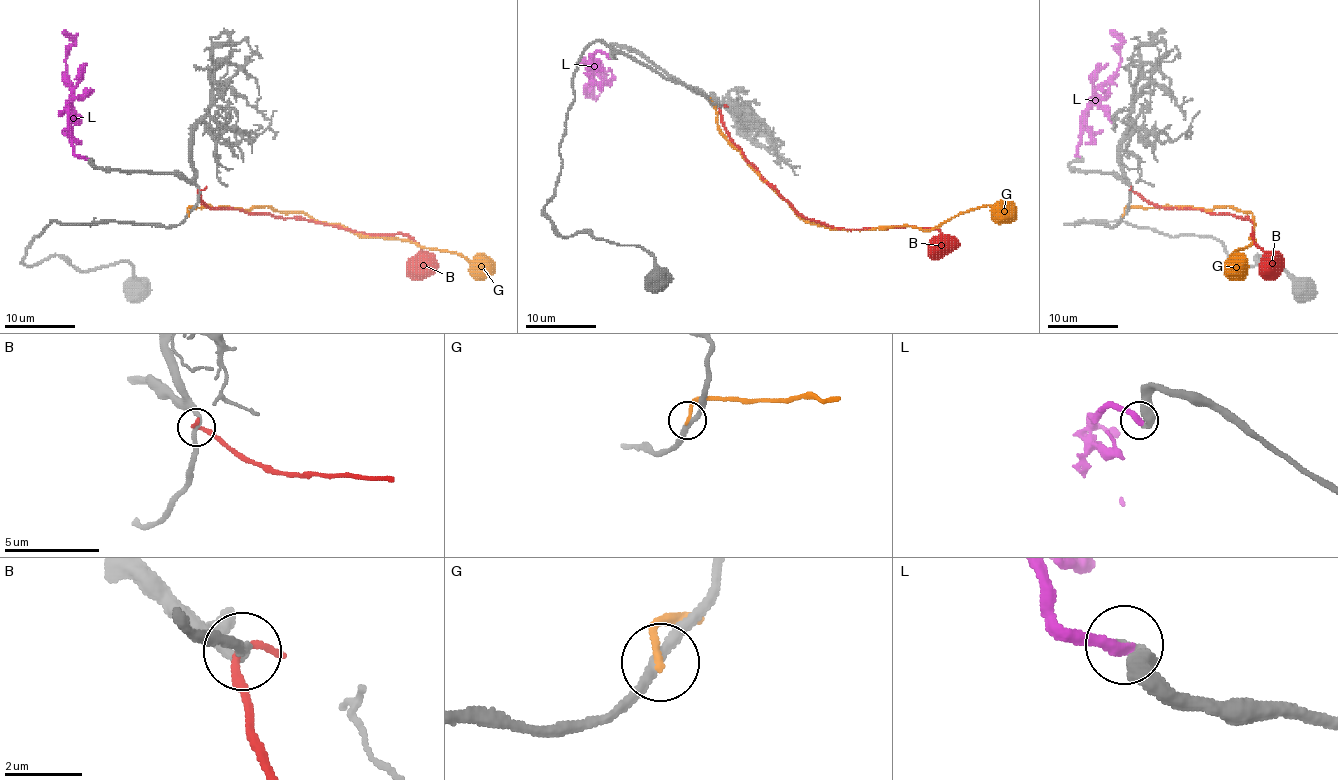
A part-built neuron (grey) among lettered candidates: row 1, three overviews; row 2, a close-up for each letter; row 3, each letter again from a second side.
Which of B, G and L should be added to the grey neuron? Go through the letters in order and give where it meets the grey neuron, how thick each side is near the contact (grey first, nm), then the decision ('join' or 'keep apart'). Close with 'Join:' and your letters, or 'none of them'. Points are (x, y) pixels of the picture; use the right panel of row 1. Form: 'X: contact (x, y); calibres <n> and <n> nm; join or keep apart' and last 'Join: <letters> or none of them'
B: contact (1130, 190); calibres 240 and 260 nm; keep apart
G: contact (1122, 215); calibres 260 and 170 nm; keep apart
L: contact (1081, 158); calibres 360 and 360 nm; join
Join: L

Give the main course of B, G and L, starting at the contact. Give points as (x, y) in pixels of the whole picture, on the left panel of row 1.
B: (199, 190), (199, 198), (208, 207), (231, 207), (366, 234), (408, 234), (422, 249), (410, 274)
G: (188, 214), (188, 207), (271, 205), (366, 235), (412, 241), (466, 256), (482, 262), (491, 274)
L: (87, 158), (74, 153), (69, 112), (73, 93), (65, 72), (67, 47), (73, 42), (64, 30)

